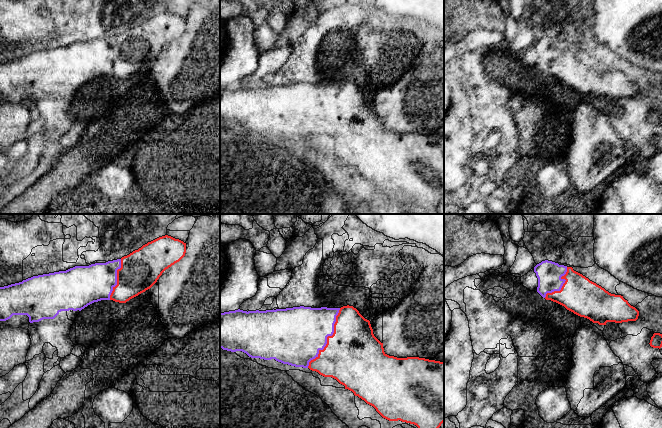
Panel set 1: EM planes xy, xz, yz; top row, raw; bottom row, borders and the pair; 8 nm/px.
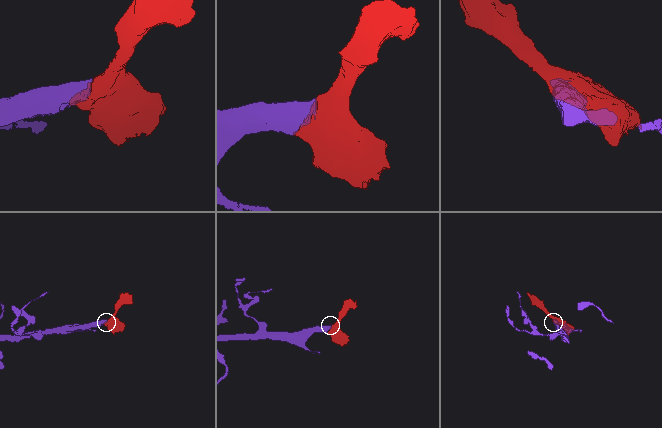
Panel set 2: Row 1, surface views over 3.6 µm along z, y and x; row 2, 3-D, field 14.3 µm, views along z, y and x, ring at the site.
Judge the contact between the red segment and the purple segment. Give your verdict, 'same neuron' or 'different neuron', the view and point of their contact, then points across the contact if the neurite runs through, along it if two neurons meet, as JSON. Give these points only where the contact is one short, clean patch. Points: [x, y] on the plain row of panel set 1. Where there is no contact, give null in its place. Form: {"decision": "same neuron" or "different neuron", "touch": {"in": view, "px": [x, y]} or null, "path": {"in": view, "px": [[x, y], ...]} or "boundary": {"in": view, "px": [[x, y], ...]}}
{"decision": "same neuron", "touch": {"in": "xz", "px": [327, 114]}}

